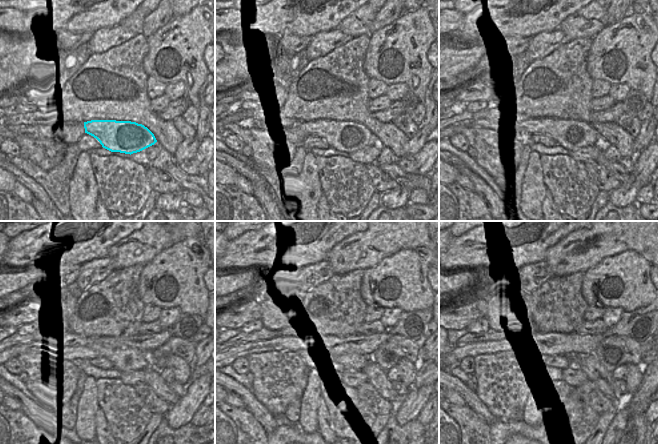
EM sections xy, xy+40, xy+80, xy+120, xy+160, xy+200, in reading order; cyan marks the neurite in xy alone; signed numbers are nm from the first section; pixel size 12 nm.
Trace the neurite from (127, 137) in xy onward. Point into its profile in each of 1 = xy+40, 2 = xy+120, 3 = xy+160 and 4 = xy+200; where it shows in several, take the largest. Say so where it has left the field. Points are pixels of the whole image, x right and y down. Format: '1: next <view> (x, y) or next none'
1: next xy+40 (346, 136)
2: next xy+120 (124, 360)
3: next xy+160 (277, 344)
4: next xy+200 (502, 344)

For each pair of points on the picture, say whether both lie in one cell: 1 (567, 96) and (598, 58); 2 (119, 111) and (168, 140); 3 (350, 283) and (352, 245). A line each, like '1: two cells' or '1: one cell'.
1: two cells
2: one cell
3: two cells

